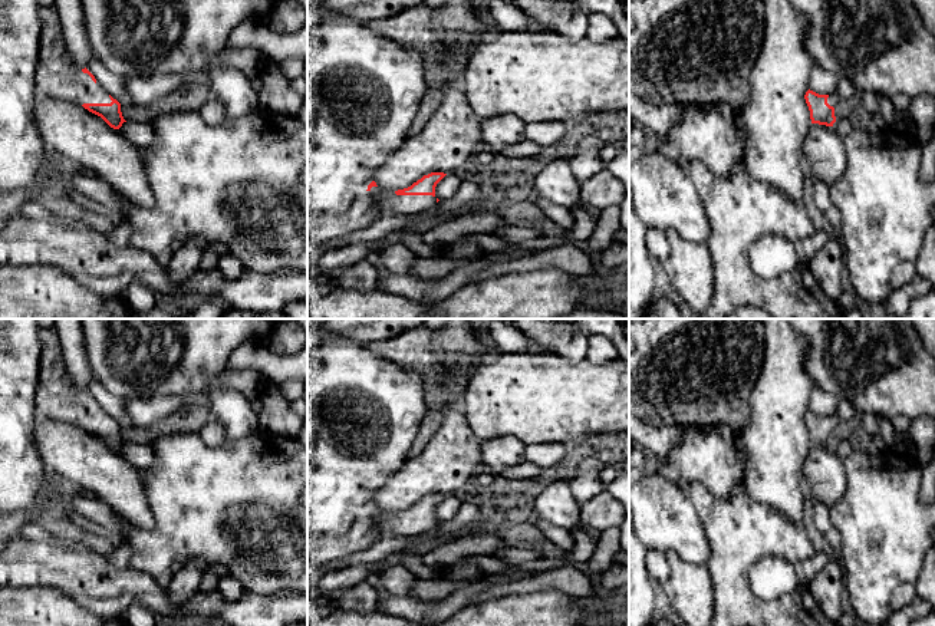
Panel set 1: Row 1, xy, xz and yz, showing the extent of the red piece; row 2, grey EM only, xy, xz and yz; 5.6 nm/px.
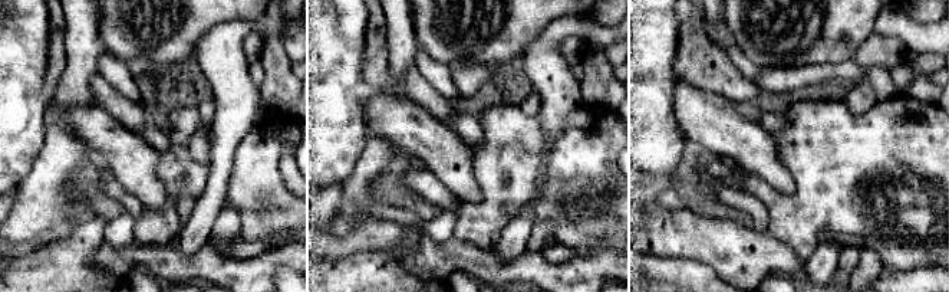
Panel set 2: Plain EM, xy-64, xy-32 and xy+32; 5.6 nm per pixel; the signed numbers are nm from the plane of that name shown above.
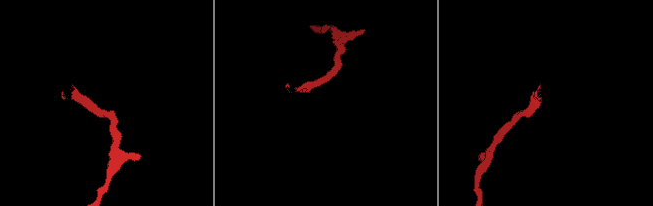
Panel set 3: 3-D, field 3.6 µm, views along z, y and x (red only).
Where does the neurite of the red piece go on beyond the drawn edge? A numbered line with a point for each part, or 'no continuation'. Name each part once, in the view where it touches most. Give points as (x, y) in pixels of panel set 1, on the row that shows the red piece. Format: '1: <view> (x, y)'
1: xz (391, 204)

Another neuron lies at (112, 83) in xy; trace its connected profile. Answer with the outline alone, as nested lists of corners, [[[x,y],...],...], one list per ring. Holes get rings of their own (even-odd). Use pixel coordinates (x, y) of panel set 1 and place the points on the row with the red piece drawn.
[[[93,57],[88,63],[88,70],[95,76],[99,86],[116,99],[121,106],[132,105],[132,99],[125,90],[126,78],[111,72],[99,59]]]

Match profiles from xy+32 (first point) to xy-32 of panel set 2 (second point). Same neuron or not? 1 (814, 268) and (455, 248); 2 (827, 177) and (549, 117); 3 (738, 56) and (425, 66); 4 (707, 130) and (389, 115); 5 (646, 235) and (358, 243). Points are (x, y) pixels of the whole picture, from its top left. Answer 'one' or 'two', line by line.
1: two
2: two
3: one
4: one
5: one

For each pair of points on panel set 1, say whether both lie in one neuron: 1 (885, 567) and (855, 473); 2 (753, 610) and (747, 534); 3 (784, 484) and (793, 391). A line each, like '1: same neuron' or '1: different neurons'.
1: same neuron
2: same neuron
3: same neuron

